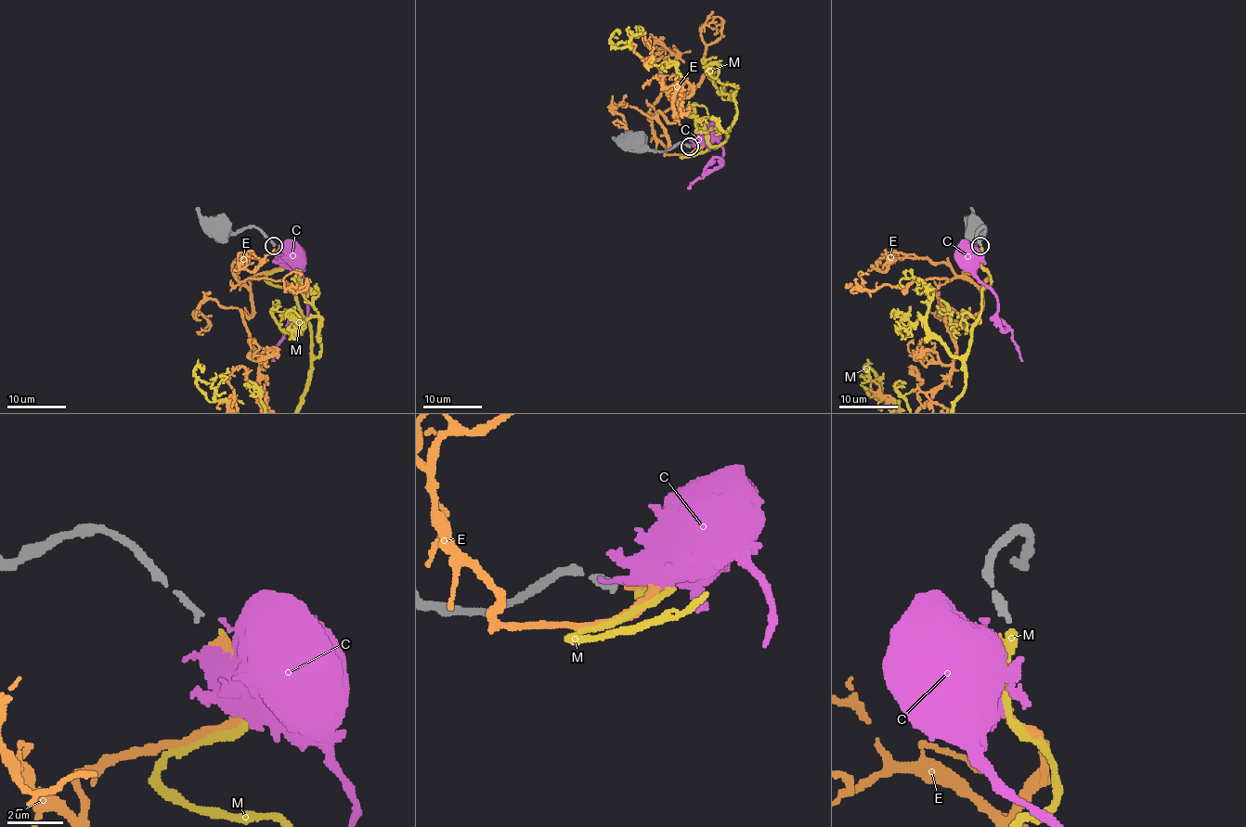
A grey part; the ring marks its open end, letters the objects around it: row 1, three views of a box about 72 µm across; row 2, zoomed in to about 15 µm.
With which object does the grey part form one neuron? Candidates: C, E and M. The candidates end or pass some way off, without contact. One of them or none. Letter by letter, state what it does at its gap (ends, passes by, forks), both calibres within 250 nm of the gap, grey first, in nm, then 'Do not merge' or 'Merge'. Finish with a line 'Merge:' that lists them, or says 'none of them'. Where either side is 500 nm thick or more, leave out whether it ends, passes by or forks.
C: It ends there. Thickness 260 nm (grey) against 400 nm. Do not merge
E: It ends there. Thickness 260 nm (grey) against 300 nm. Merge
M: It ends there. Thickness 260 nm (grey) against 240 nm. Do not merge
Merge: E

